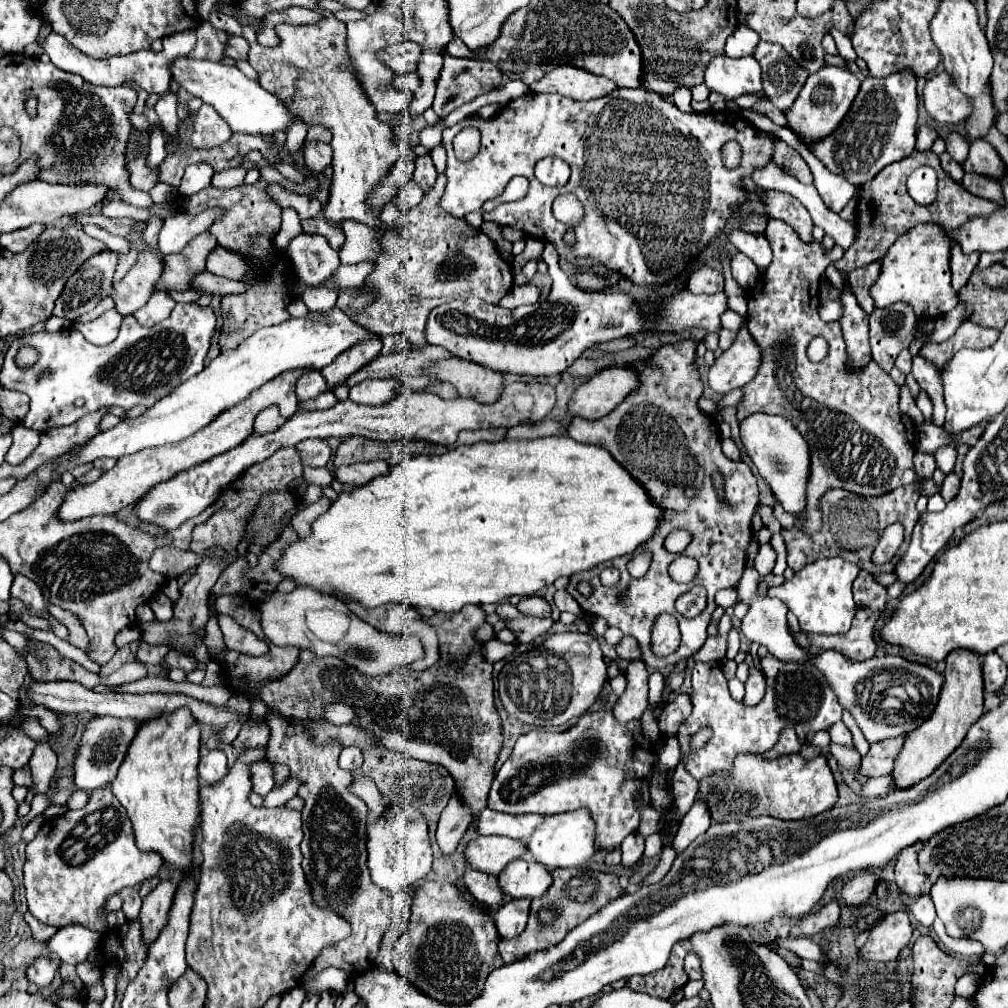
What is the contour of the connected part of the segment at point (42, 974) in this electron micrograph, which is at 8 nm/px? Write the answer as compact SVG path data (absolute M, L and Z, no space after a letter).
M37 956L37 958L31 962L31 966L27 968L27 978L29 978L33 984L37 984L39 988L49 986L49 984L53 982L55 974L59 972L59 966L61 966L59 960L53 960L53 958L49 958L49 956Z

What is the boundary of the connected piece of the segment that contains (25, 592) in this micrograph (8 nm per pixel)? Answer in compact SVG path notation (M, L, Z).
M17 574L17 576L13 578L11 596L21 598L21 600L31 608L31 614L33 614L33 616L41 616L41 614L47 612L45 600L43 600L43 596L41 596L39 586L37 586L33 580L29 580L27 576L23 576L23 574L21 574L21 576Z

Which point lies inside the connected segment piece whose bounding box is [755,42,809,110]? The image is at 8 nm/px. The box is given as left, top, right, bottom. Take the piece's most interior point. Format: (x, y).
(782, 79)

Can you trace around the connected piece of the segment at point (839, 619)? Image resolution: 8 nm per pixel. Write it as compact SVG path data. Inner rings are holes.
M823 558L815 564L807 564L795 572L795 576L781 586L769 586L767 596L777 596L783 600L789 610L799 618L803 632L813 634L843 634L851 628L851 620L855 616L855 602L851 596L851 584L859 574L859 566L839 560L839 558Z

